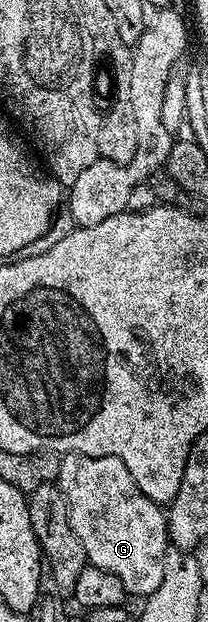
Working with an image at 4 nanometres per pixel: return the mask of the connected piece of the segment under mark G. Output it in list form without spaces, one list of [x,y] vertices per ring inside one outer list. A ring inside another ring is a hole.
[[[67,454],[59,464],[59,476],[56,485],[60,486],[63,496],[69,505],[69,519],[75,536],[79,536],[79,544],[83,544],[83,552],[89,558],[89,565],[103,568],[103,572],[111,572],[117,577],[126,595],[141,594],[148,596],[163,584],[163,564],[165,551],[170,549],[169,523],[167,514],[158,503],[151,501],[131,480],[131,472],[127,472],[127,464],[115,456],[87,456],[86,454]]]

